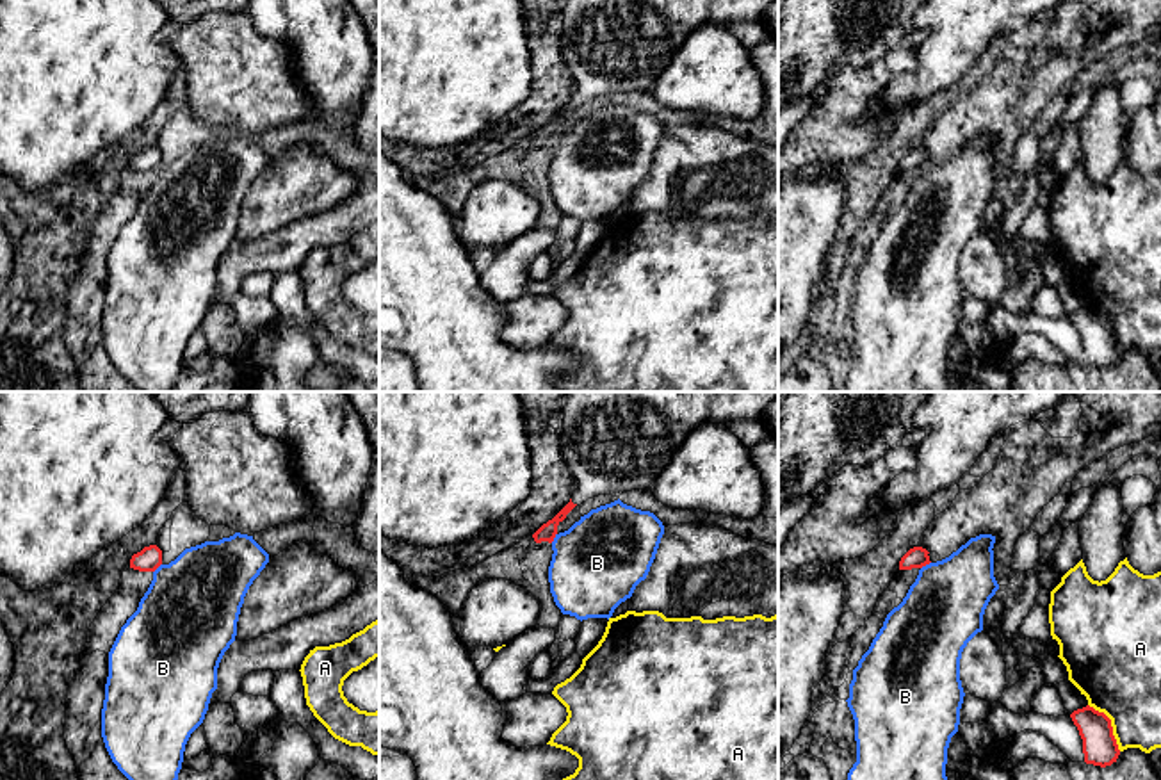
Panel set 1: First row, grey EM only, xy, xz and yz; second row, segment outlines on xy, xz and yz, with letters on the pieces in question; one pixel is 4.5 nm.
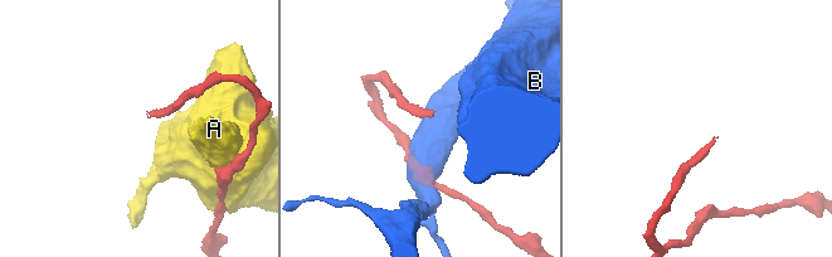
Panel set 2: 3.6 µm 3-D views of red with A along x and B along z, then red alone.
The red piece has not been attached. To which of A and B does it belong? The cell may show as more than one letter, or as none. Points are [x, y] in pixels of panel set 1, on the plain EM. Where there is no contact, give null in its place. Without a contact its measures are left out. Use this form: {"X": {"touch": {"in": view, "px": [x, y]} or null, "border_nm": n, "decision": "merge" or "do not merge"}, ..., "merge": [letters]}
{"A": {"touch": {"in": "yz", "px": [1110, 326]}, "border_nm": 260, "decision": "do not merge"}, "B": {"touch": {"in": "yz", "px": [925, 166]}, "border_nm": 60, "decision": "do not merge"}, "merge": []}

